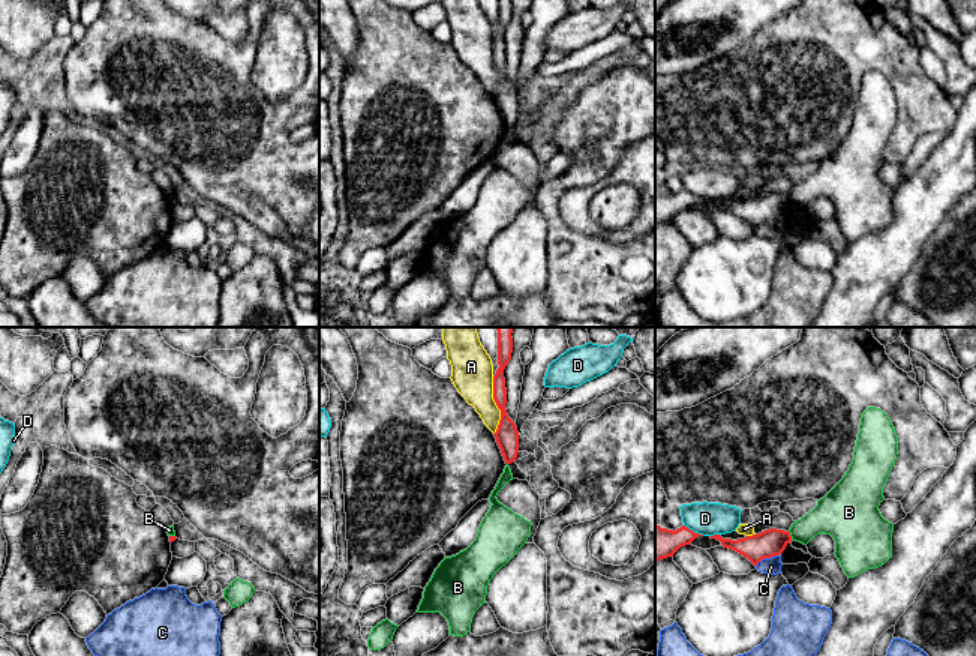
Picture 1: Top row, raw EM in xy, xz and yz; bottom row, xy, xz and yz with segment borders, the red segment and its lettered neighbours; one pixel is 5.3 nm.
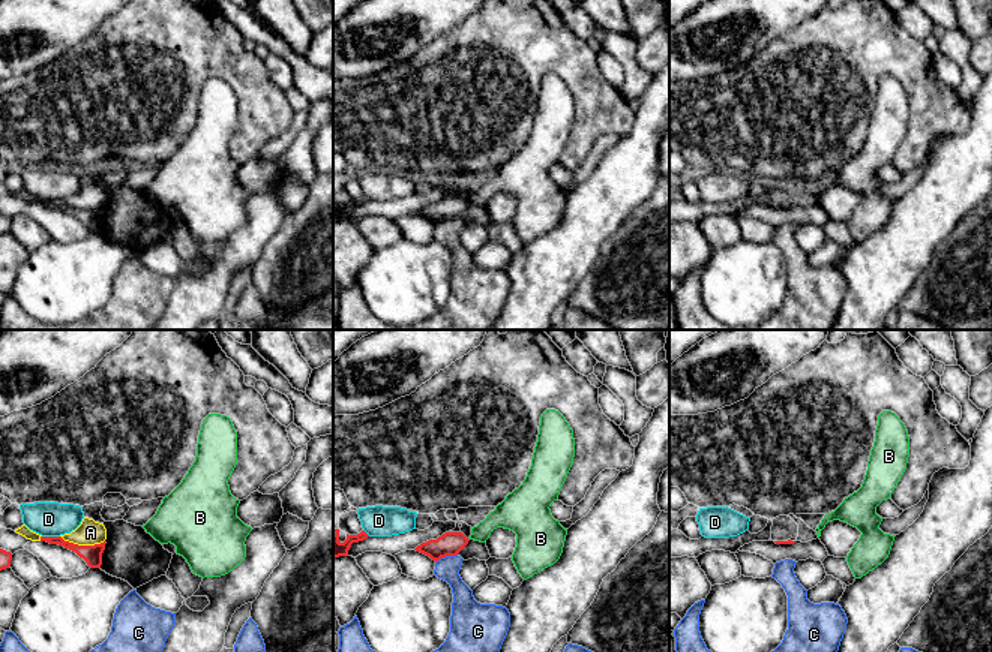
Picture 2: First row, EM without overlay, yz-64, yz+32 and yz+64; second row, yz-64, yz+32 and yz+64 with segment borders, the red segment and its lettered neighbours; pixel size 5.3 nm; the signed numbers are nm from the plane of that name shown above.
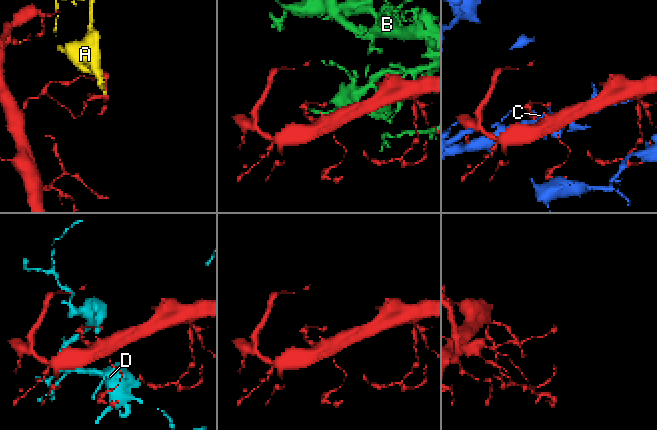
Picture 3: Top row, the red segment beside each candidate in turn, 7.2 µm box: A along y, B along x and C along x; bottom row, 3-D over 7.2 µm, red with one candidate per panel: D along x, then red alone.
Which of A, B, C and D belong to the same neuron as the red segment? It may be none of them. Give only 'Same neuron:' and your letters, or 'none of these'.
Same neuron: none of these

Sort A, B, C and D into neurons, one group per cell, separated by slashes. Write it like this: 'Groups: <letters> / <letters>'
Groups: A / B / C / D

